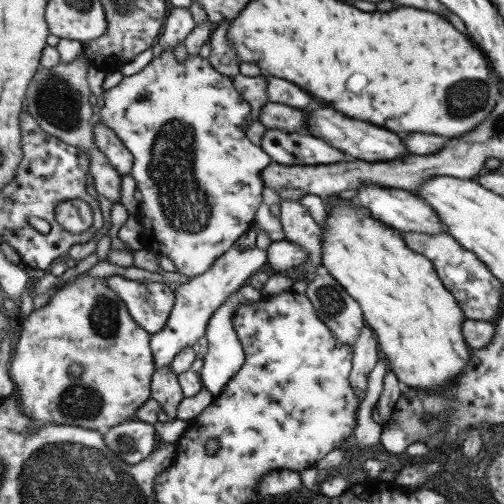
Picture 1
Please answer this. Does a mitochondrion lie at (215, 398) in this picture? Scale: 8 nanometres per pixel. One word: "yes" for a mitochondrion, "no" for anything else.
no

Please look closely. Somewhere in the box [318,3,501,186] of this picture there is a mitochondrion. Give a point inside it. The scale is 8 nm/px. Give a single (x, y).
(465, 98)

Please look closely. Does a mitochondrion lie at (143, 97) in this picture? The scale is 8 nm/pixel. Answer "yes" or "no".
no

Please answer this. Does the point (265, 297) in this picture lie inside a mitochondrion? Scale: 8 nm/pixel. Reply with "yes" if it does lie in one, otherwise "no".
no

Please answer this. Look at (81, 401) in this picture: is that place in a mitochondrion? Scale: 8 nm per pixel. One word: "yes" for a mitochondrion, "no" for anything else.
yes

